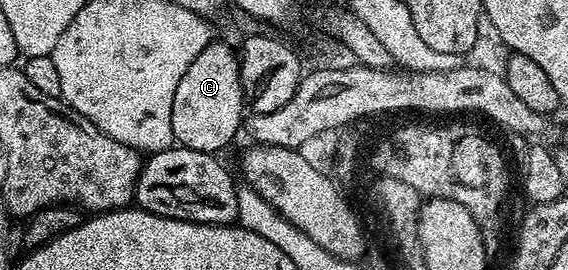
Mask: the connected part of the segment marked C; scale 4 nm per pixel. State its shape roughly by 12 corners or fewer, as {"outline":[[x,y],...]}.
{"outline":[[212,42],[173,94],[176,145],[222,153],[245,120],[239,57]]}

